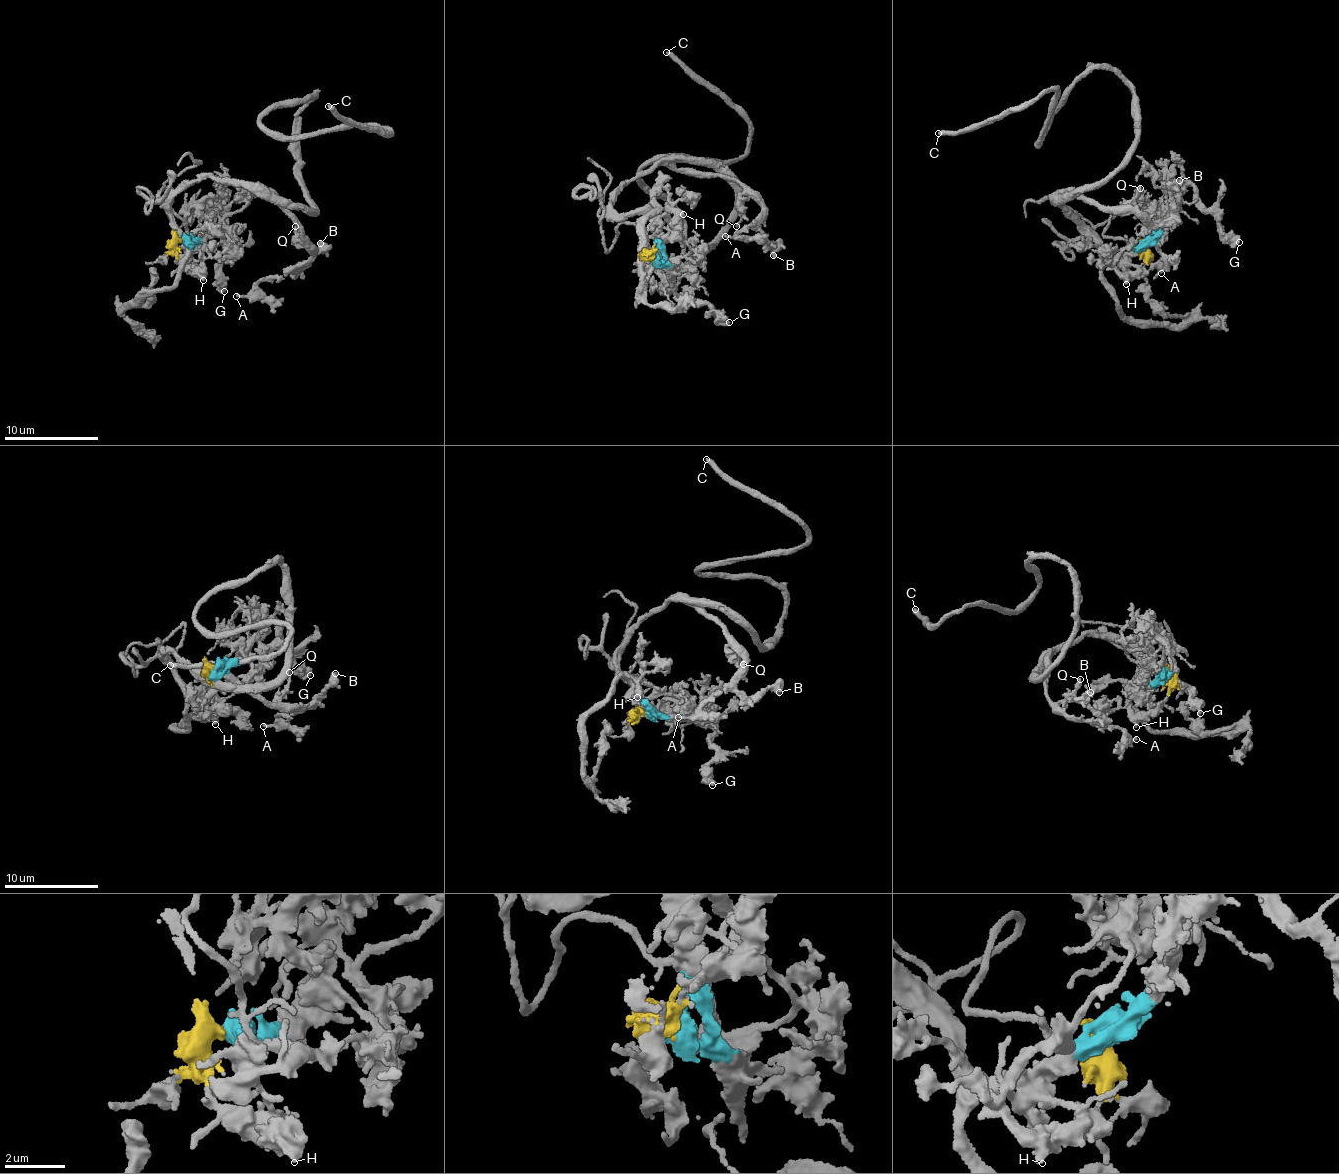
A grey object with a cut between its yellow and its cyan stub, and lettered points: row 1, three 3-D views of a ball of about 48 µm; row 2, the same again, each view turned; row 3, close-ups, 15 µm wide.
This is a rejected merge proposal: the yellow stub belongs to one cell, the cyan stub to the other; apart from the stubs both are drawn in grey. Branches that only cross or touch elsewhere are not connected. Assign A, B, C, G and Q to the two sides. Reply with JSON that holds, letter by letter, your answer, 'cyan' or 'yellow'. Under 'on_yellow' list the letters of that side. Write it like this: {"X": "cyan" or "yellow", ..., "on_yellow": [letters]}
{"A": "cyan", "B": "cyan", "C": "cyan", "G": "cyan", "Q": "cyan", "on_yellow": []}

